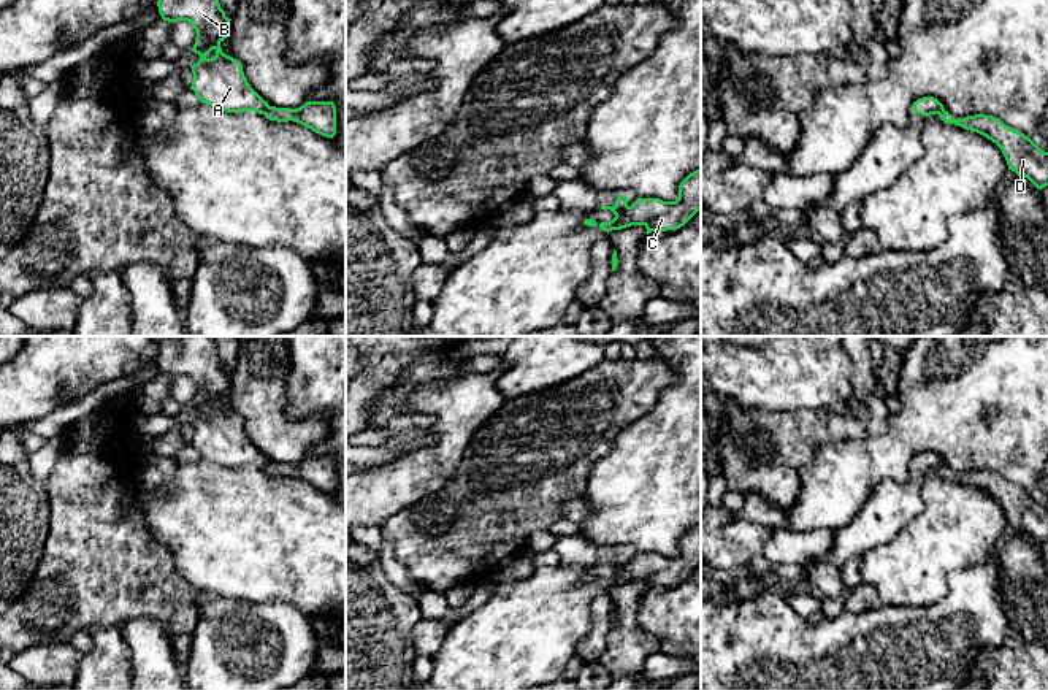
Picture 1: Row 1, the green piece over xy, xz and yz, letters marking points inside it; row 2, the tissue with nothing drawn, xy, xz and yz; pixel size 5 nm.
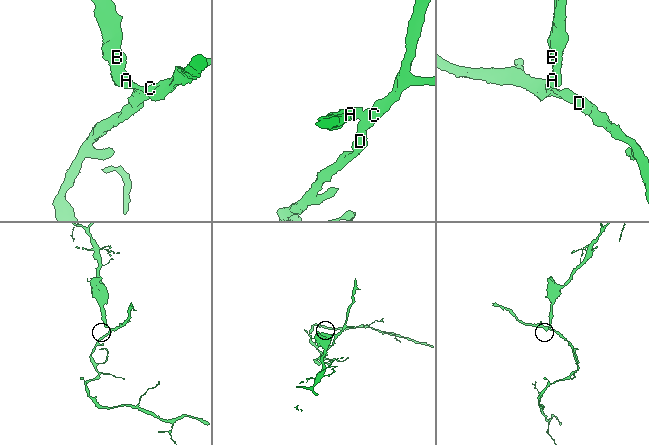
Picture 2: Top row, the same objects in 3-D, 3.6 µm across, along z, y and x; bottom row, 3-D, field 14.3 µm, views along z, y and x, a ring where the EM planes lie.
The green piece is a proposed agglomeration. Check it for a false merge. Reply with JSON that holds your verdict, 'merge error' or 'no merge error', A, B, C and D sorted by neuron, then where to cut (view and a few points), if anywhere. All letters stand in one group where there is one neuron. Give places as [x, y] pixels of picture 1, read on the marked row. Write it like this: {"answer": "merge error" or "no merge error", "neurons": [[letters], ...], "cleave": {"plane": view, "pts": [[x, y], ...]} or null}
{"answer": "merge error", "neurons": [["A", "B"], ["C", "D"]], "cleave": {"plane": "xz", "pts": [[628, 206], [614, 229]]}}

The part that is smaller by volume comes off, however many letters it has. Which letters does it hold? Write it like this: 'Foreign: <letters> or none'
Foreign: C, D

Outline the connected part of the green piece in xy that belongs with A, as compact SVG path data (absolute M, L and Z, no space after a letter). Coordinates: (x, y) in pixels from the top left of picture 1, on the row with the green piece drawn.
M157 0L157 6L163 21L187 21L197 30L192 52L200 60L190 67L190 89L201 103L227 113L268 111L268 102L251 87L241 63L222 52L220 43L230 35L231 19L219 0Z

